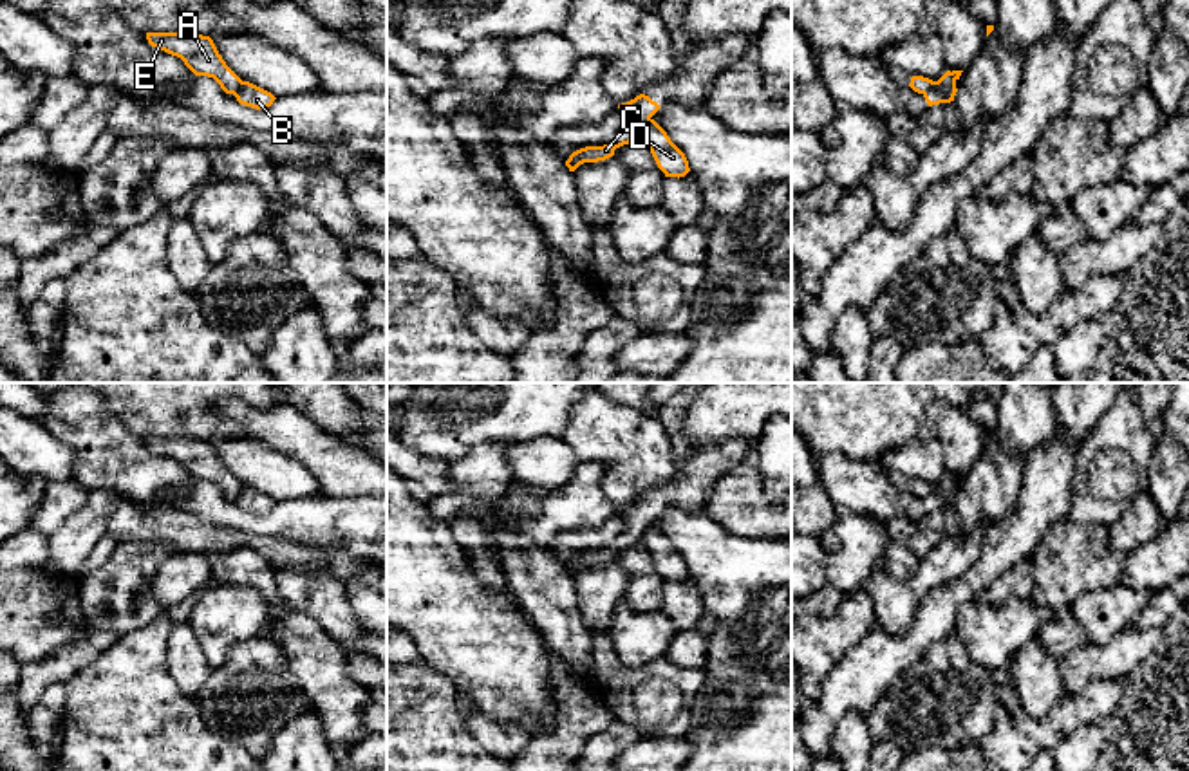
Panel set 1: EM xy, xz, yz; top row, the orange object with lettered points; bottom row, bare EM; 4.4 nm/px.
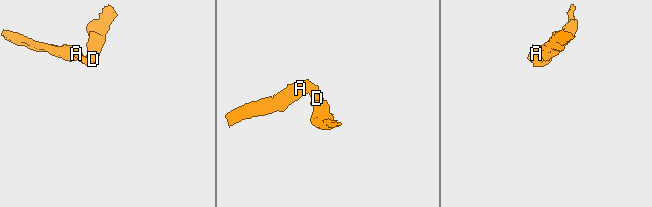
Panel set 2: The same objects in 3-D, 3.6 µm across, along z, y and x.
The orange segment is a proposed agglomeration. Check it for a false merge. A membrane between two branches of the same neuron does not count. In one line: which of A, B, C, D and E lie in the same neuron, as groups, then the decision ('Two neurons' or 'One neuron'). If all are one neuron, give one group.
Groups: A C E / B D. Two neurons

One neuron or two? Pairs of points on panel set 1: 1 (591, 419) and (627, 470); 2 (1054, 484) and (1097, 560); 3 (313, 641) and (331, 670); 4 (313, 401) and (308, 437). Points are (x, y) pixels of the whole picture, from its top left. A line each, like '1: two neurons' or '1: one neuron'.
1: one neuron
2: two neurons
3: one neuron
4: two neurons

